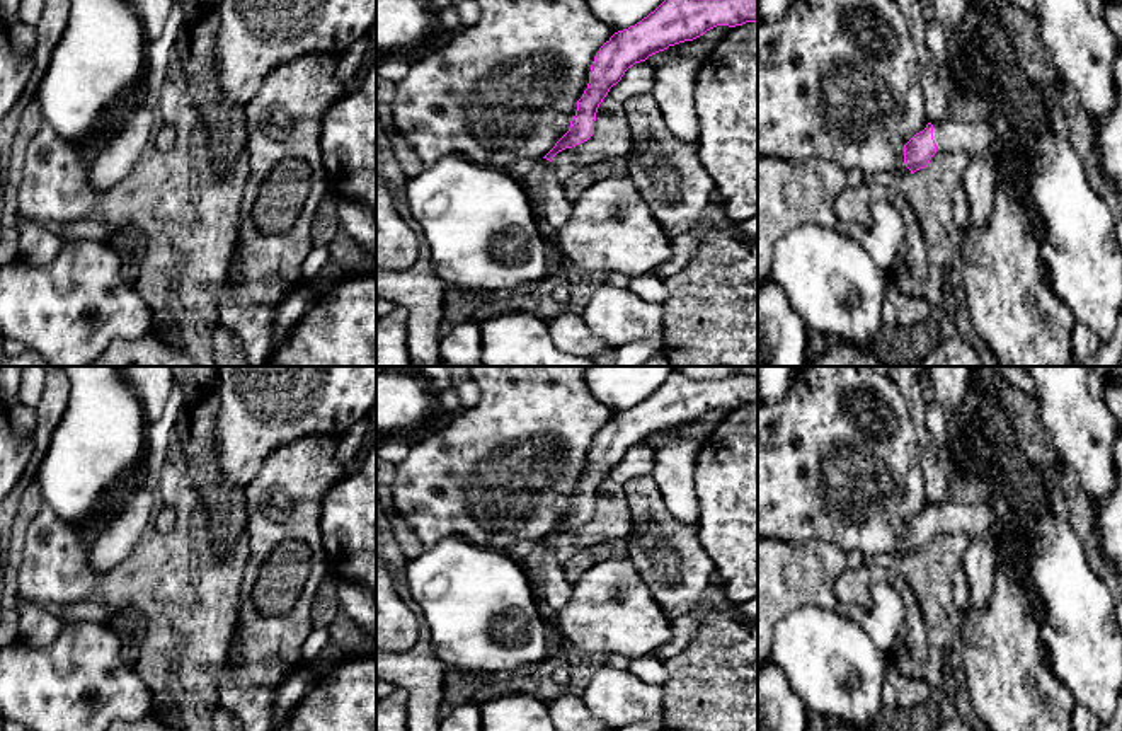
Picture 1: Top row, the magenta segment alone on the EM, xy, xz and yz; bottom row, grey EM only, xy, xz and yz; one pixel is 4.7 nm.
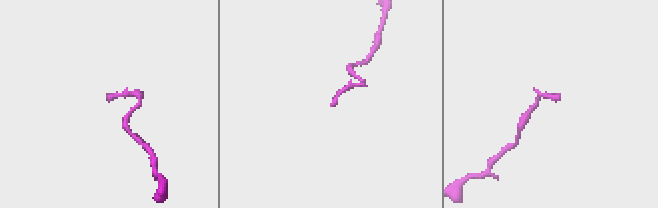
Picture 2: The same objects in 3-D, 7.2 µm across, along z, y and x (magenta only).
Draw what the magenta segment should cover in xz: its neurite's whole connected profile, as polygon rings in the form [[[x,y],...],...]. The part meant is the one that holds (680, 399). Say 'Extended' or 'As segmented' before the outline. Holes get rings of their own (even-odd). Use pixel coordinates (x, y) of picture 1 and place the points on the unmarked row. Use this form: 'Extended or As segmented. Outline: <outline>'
Extended. Outline: [[[674,370],[654,394],[635,407],[615,414],[599,429],[569,513],[538,544],[531,562],[547,615],[564,610],[574,591],[564,566],[555,561],[552,542],[558,533],[581,527],[594,516],[598,489],[625,453],[635,445],[645,443],[669,428],[693,423],[717,407],[736,409],[746,404],[758,404],[758,377],[734,373],[724,380],[693,380]]]

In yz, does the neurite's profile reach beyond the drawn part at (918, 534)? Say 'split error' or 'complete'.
split error

